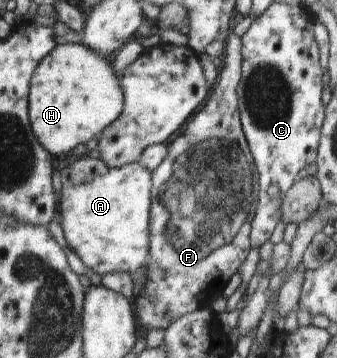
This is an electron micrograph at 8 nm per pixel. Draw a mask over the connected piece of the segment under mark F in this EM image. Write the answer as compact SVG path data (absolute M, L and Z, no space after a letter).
M231 33L225 44L225 53L219 63L218 78L210 94L196 115L192 115L190 119L182 127L180 131L176 131L176 135L172 135L172 139L168 139L167 154L162 161L152 171L151 177L151 199L150 206L150 225L149 225L149 254L146 266L147 283L132 301L134 305L135 317L140 319L140 325L146 329L166 329L173 321L179 317L201 308L206 305L210 297L222 295L223 289L226 287L226 281L229 280L239 267L244 263L248 250L251 248L249 233L251 232L252 218L254 217L254 209L256 207L257 193L259 189L258 174L254 160L249 150L248 142L241 128L241 117L238 109L237 87L241 80L241 37Z

